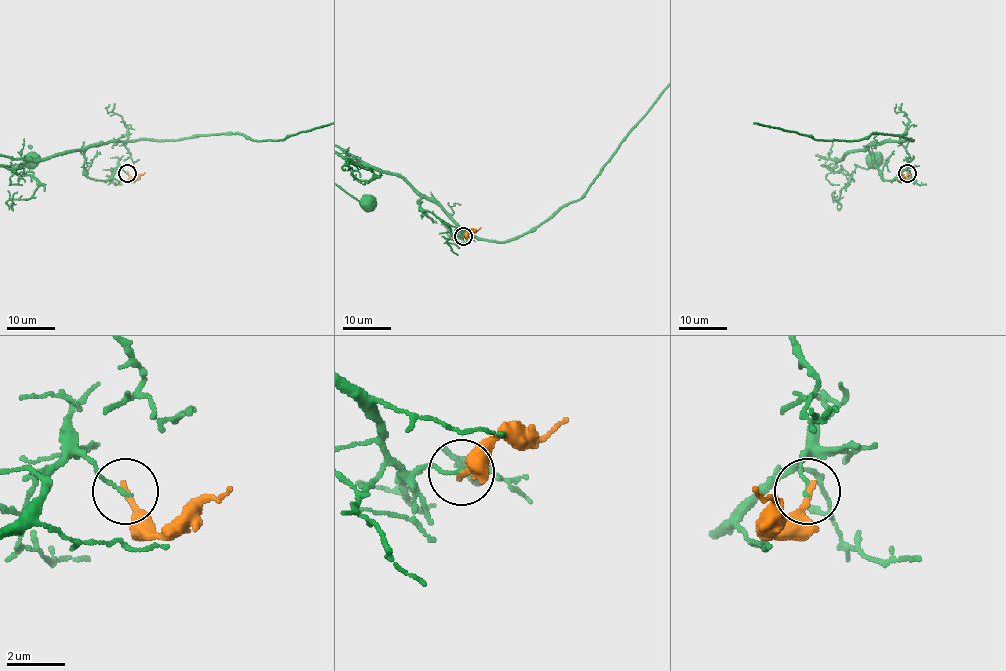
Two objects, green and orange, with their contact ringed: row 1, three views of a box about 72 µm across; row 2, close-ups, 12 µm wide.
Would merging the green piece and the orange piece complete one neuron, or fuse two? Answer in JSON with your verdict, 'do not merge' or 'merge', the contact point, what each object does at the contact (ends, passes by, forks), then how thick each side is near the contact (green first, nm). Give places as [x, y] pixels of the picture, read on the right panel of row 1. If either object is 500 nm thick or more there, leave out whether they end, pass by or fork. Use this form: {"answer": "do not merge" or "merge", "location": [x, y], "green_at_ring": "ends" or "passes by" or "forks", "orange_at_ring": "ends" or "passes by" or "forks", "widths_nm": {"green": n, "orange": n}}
{"answer": "do not merge", "location": [907, 173], "green_at_ring": "ends", "orange_at_ring": "ends", "widths_nm": {"green": 120, "orange": 240}}

